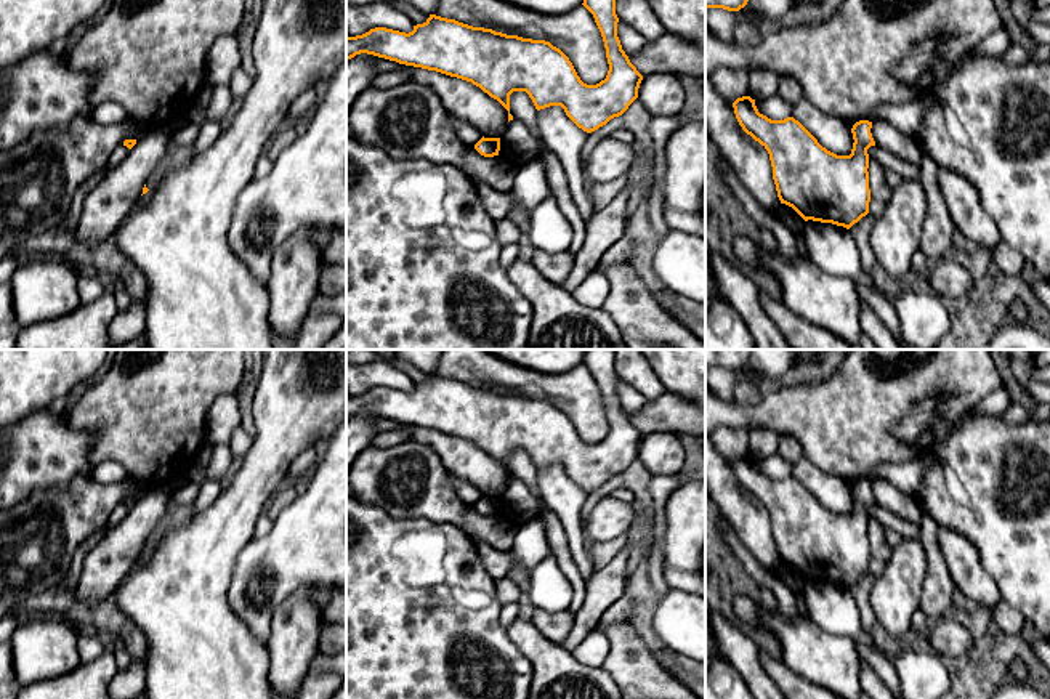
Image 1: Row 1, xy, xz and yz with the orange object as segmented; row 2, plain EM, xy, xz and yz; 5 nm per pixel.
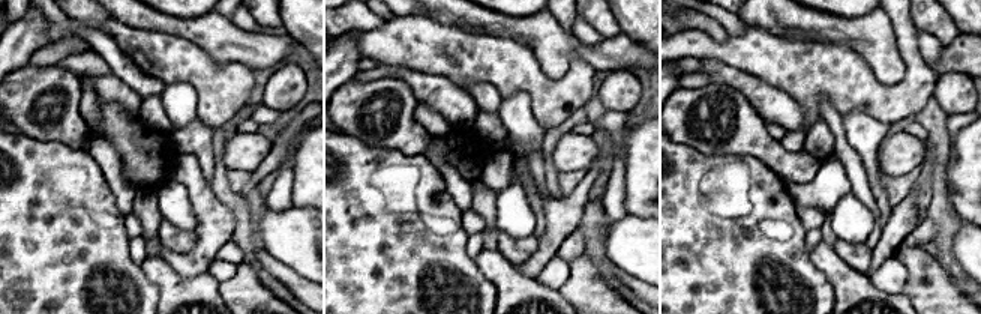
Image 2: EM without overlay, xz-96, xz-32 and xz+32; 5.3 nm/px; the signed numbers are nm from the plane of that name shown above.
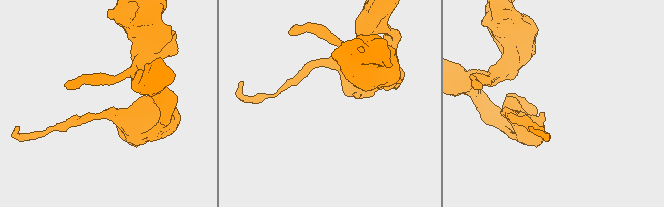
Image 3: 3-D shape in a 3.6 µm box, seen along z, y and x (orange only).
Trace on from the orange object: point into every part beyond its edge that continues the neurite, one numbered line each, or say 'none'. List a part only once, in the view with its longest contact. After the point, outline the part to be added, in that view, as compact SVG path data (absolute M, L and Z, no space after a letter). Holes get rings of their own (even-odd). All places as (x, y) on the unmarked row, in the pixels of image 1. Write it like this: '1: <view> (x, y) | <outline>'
none

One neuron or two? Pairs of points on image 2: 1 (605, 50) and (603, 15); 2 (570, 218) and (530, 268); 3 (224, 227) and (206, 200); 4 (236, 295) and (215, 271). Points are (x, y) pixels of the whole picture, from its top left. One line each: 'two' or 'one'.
1: two
2: one
3: one
4: two

